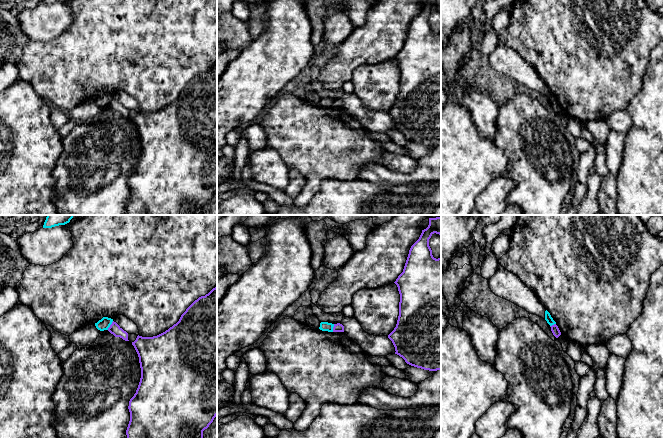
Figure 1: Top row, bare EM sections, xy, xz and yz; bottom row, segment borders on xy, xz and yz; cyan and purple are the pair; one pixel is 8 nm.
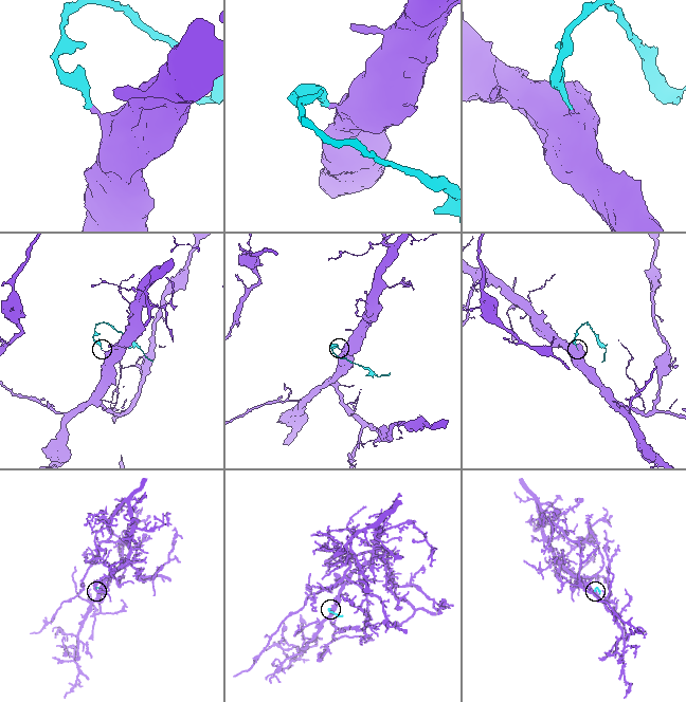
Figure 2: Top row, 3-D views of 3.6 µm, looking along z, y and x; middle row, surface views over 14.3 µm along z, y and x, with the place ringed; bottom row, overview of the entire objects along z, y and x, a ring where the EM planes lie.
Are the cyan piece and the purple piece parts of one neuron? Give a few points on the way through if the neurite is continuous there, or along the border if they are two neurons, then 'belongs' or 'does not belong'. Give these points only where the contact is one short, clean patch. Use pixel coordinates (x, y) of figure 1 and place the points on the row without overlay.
border along xy (113, 97), (107, 105); does not belong

